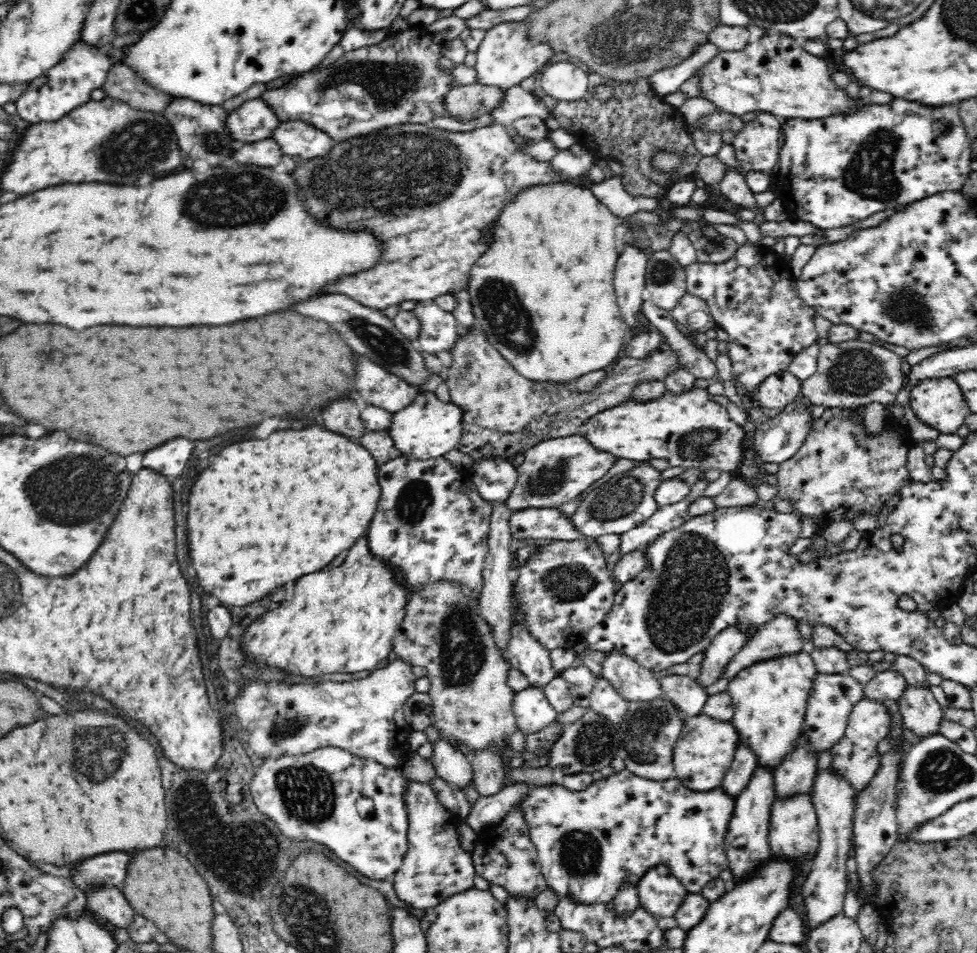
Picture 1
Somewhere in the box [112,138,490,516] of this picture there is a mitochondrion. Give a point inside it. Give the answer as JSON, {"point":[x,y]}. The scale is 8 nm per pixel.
{"point":[239,198]}

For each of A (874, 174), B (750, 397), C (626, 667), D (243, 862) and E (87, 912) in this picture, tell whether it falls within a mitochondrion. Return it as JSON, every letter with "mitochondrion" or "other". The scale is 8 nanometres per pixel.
{"A":"mitochondrion","B":"other","C":"other","D":"mitochondrion","E":"other"}

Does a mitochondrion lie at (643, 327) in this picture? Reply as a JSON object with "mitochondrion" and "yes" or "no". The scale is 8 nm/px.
{"mitochondrion":"no"}

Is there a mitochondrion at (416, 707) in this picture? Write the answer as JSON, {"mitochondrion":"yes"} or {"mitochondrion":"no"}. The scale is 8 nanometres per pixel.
{"mitochondrion":"no"}

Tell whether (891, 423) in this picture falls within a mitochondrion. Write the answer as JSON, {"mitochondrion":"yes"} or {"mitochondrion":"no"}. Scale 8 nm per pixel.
{"mitochondrion":"no"}

